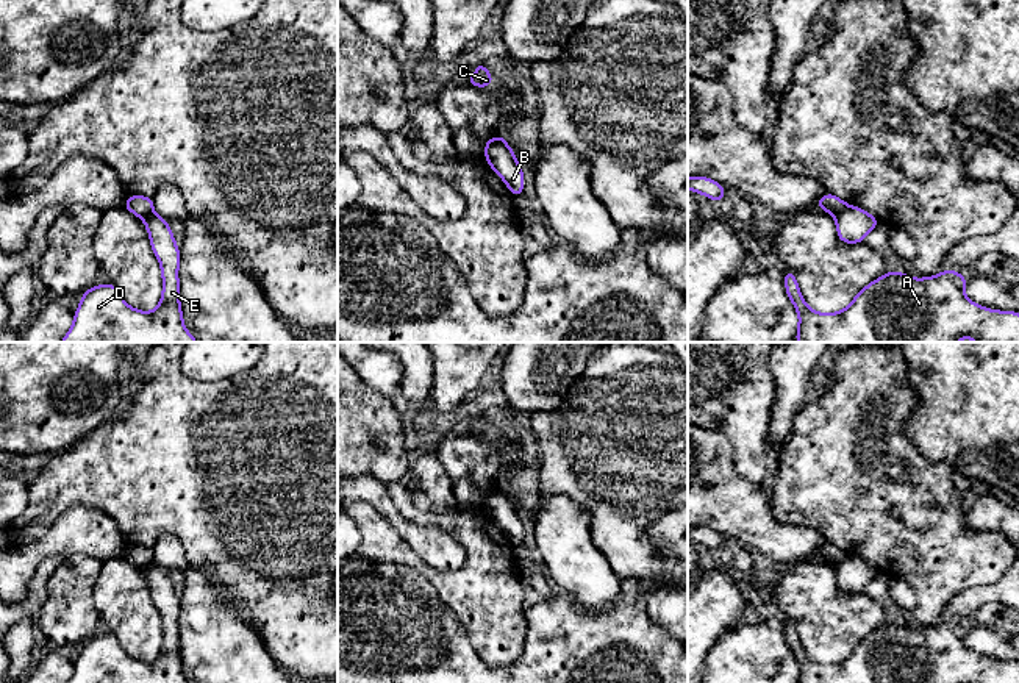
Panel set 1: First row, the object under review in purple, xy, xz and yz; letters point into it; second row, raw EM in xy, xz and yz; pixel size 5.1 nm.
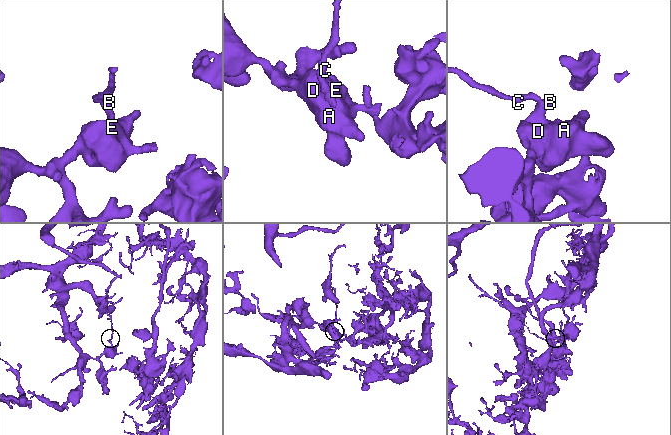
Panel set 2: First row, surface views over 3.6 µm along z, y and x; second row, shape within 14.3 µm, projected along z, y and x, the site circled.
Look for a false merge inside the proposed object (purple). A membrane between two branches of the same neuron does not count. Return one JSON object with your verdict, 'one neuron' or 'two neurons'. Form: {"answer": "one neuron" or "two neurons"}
{"answer": "two neurons"}

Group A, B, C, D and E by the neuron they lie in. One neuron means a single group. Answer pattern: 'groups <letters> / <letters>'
groups A B D E / C

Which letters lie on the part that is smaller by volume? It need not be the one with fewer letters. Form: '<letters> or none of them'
C

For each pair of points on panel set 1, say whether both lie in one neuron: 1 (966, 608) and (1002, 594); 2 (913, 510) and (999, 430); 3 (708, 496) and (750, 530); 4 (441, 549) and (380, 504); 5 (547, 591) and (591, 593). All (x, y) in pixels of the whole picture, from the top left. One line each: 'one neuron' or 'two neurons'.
1: one neuron
2: two neurons
3: one neuron
4: one neuron
5: two neurons

